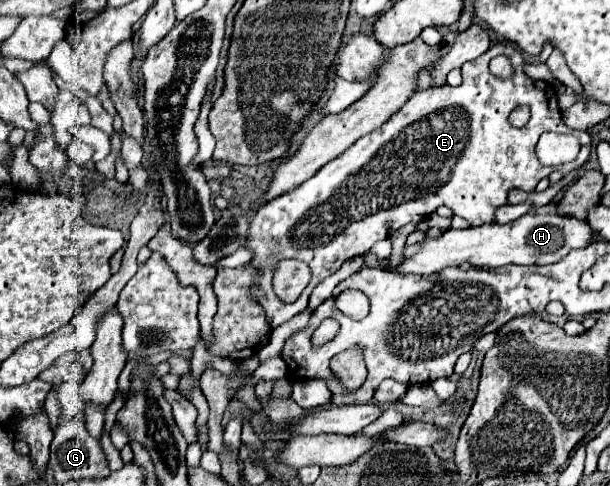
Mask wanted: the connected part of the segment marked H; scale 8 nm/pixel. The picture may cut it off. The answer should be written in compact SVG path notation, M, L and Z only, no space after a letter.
M529 212L509 224L485 224L479 228L447 230L439 238L427 238L423 246L411 258L405 258L397 268L393 268L391 262L385 262L383 270L397 274L435 274L447 266L461 266L463 262L479 268L499 268L507 264L553 264L567 256L571 250L583 248L591 242L593 230L585 220L571 216L541 216Z

